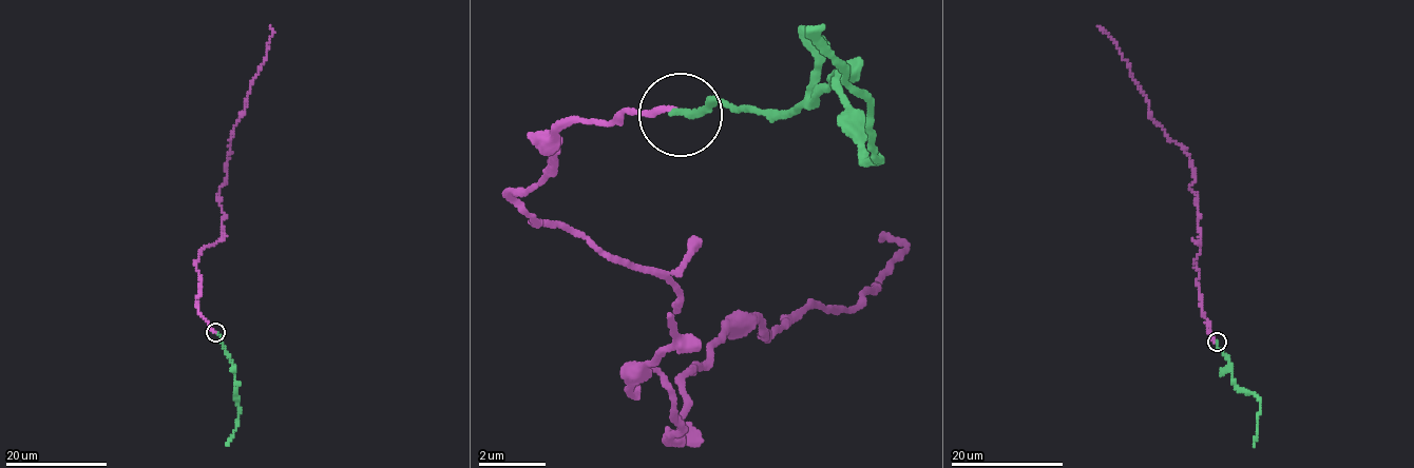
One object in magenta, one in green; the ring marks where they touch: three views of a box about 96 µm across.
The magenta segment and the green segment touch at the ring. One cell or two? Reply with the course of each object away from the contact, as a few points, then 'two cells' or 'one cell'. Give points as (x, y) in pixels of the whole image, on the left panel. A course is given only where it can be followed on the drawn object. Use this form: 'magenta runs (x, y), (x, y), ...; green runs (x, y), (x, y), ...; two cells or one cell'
magenta runs (216, 333), (198, 312), (195, 260), (222, 235), (218, 194), (226, 182), (230, 139), (264, 62), (270, 24); green runs (216, 333), (230, 359), (239, 407), (236, 429), (227, 446); one cell

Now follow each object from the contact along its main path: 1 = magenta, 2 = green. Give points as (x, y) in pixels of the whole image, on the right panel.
1: (1216, 342), (1195, 262), (1192, 162), (1157, 123), (1097, 25)
2: (1216, 342), (1228, 359), (1233, 383), (1258, 396), (1261, 405), (1255, 447)

